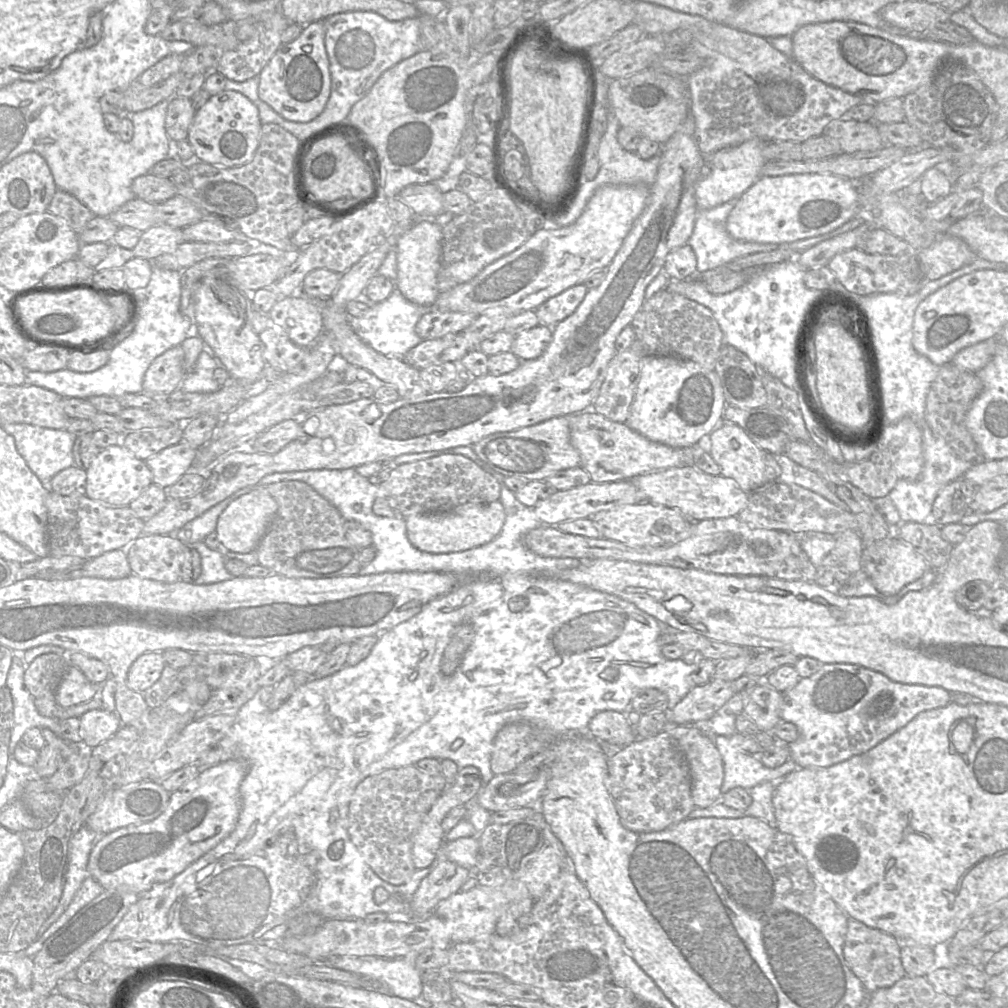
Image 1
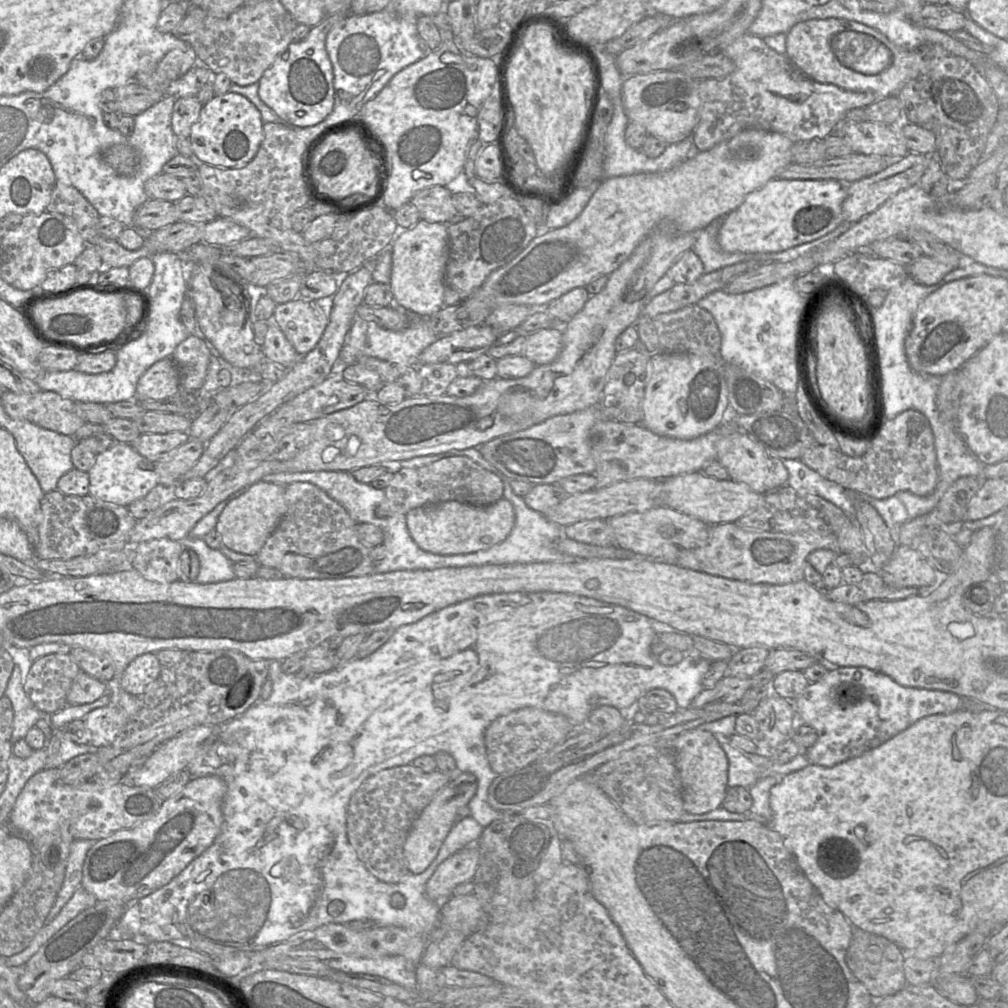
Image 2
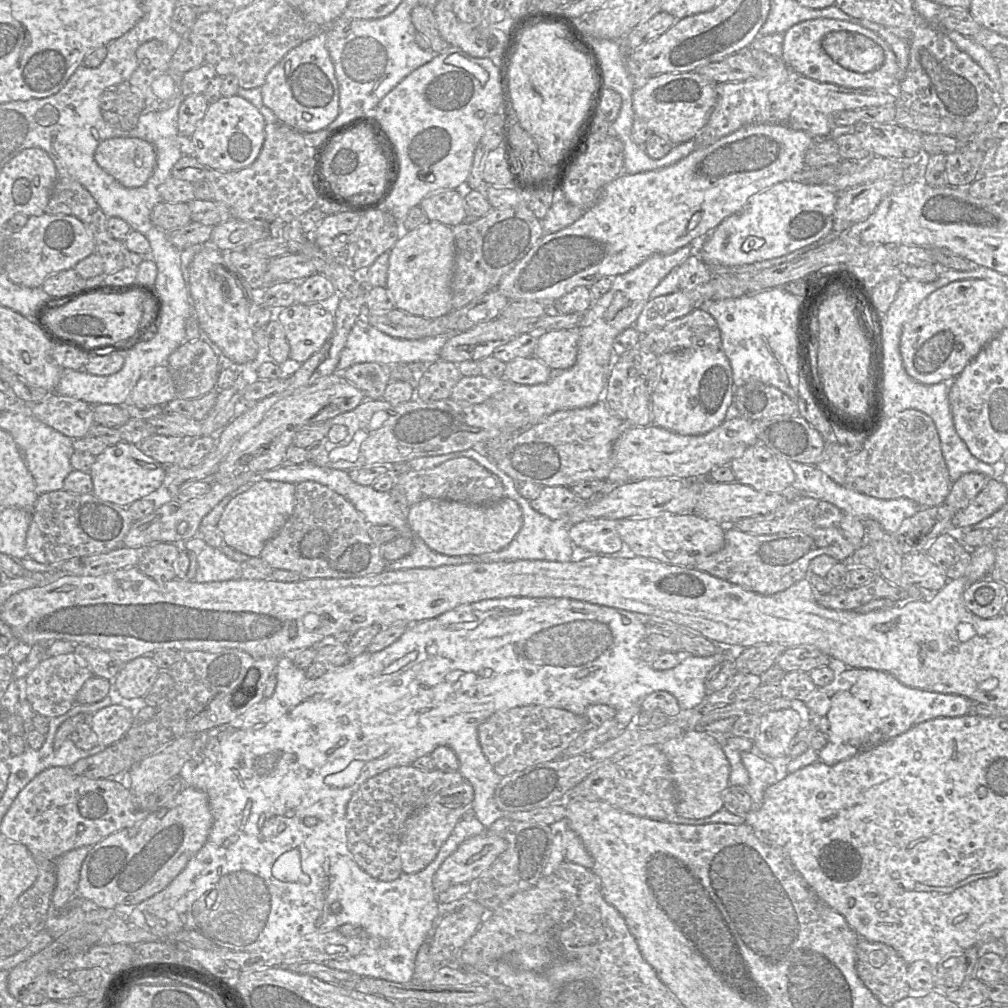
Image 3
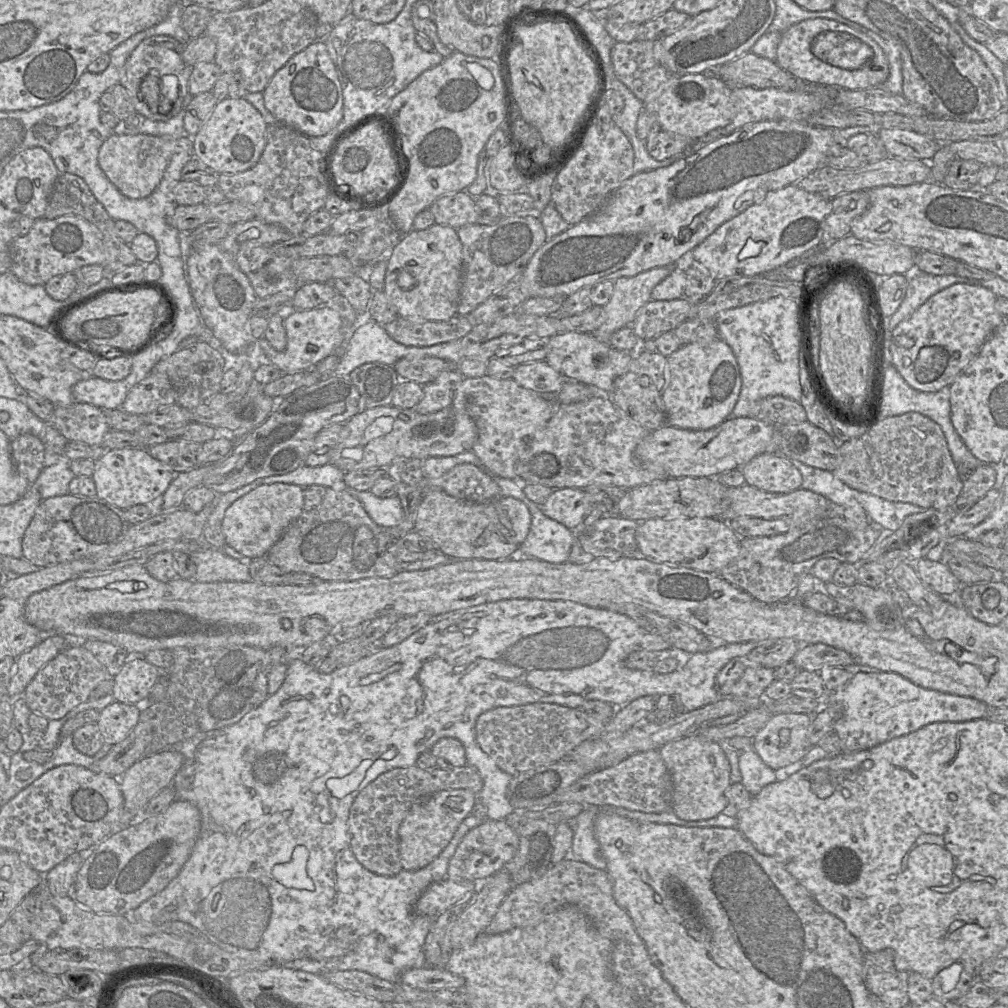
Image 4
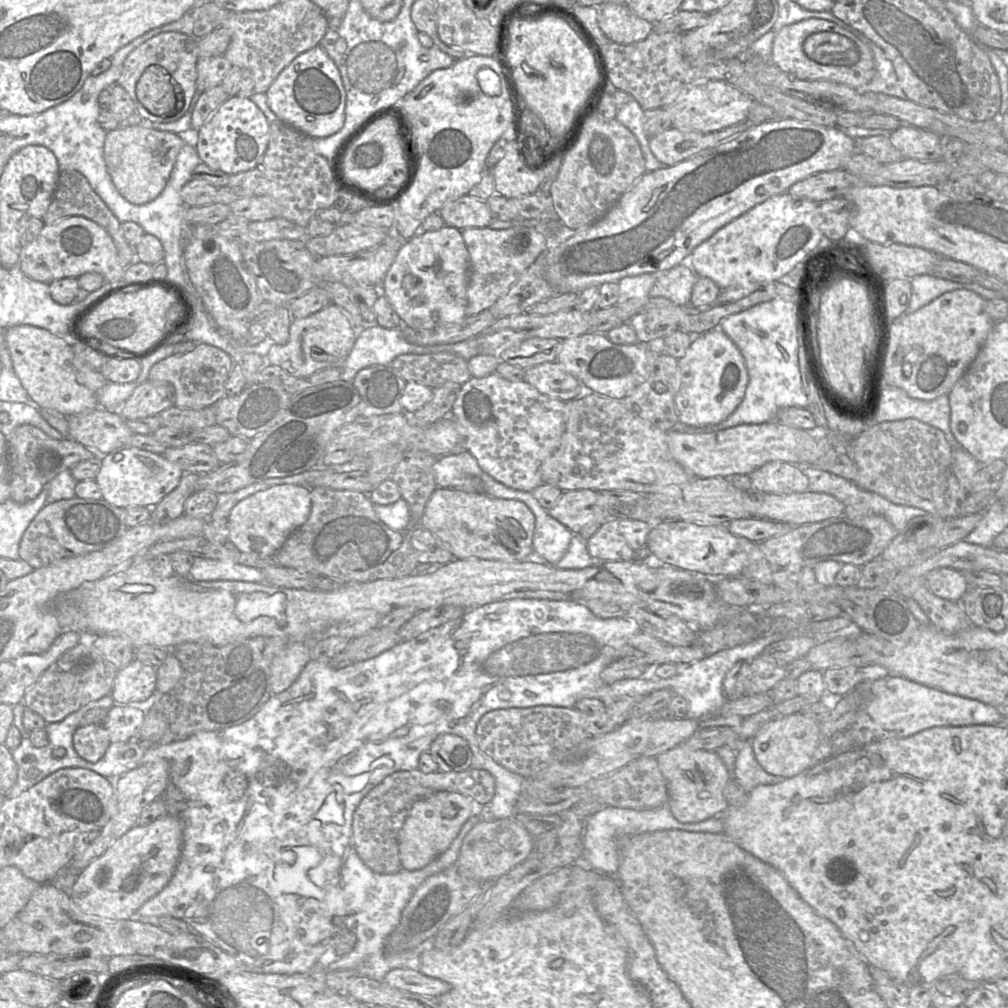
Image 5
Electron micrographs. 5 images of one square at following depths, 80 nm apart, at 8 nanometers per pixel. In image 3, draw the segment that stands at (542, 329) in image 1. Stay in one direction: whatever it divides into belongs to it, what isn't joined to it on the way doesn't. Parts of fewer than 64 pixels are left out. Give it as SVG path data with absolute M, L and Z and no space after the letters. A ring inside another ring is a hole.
M578 329L551 330L538 334L534 356L552 371L572 367L578 354Z

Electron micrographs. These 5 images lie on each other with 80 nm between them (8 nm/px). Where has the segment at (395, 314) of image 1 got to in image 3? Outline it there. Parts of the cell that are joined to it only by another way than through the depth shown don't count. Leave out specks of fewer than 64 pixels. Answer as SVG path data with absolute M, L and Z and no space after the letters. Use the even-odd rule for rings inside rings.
M364 317L359 318L348 335L346 344L341 352L335 375L359 363L379 364L410 364L415 362L432 363L440 359L440 350L450 335L438 335L417 340L395 338L372 326Z

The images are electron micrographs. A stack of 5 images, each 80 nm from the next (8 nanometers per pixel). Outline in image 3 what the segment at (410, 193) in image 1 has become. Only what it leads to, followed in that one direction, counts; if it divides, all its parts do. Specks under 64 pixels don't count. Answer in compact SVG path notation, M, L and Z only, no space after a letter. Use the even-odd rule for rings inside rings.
M456 189L436 190L420 203L430 221L438 221L449 227L463 223L467 219L464 197Z

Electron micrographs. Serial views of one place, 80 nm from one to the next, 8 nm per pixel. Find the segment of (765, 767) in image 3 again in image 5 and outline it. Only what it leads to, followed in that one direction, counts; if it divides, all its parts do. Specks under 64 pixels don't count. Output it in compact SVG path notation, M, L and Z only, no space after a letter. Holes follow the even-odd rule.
M752 739L745 740L744 746L737 753L734 776L747 793L760 785L780 783L778 776L767 773L757 762Z

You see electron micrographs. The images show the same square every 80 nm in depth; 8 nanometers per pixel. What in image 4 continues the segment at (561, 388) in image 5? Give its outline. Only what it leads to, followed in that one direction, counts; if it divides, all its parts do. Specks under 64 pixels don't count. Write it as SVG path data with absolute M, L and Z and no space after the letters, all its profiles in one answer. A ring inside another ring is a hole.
M542 360L516 366L513 380L520 386L538 393L557 394L566 378L546 360Z

